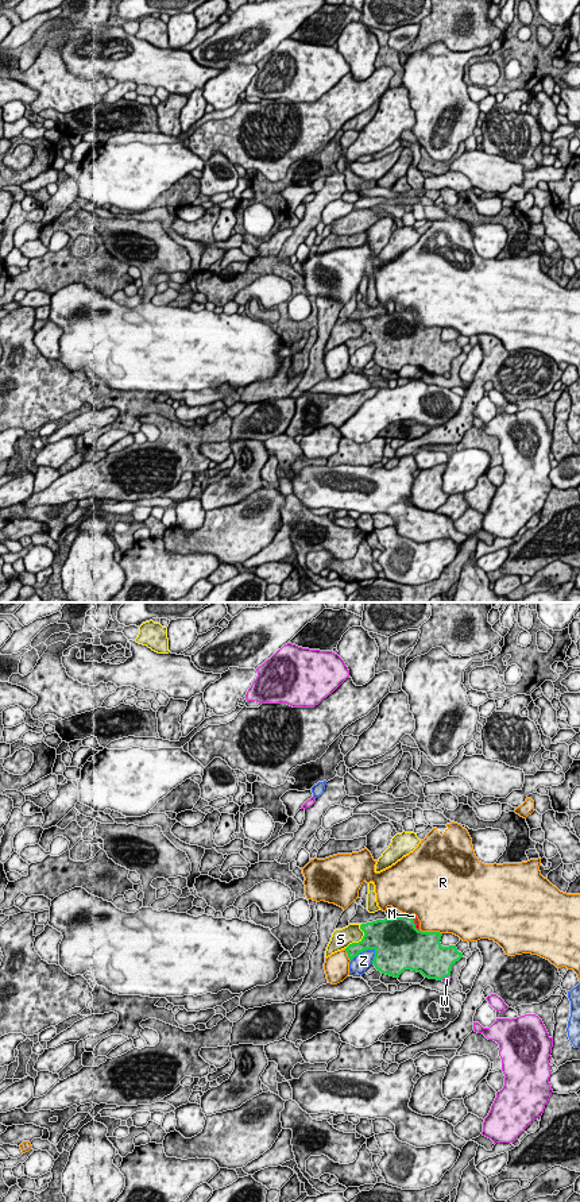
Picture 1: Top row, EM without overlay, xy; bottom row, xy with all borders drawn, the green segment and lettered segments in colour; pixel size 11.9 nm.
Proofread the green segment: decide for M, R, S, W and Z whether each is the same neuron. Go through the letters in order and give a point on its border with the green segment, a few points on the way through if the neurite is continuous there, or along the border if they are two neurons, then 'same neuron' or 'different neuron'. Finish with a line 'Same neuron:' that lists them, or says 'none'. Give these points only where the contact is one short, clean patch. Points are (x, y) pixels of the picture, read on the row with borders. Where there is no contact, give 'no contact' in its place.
M: xy (414, 924) | along xy (410, 916), (418, 931) | different neuron
R: xy (430, 932) | different neuron
S: xy (362, 939) | different neuron
W: xy (444, 977) | different neuron
Z: xy (363, 950) | different neuron
Same neuron: none

